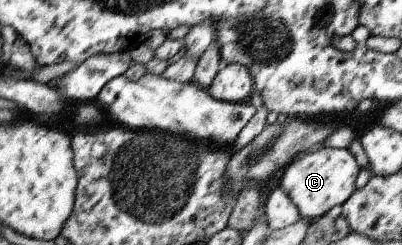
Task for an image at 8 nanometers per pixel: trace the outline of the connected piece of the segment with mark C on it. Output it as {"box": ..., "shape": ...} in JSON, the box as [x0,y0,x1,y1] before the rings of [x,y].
{"box":[279,148,360,220],"shape":[[[317,148],[296,157],[282,173],[279,186],[298,208],[301,218],[314,220],[344,205],[356,191],[356,177],[360,172],[357,159],[345,148]]]}

